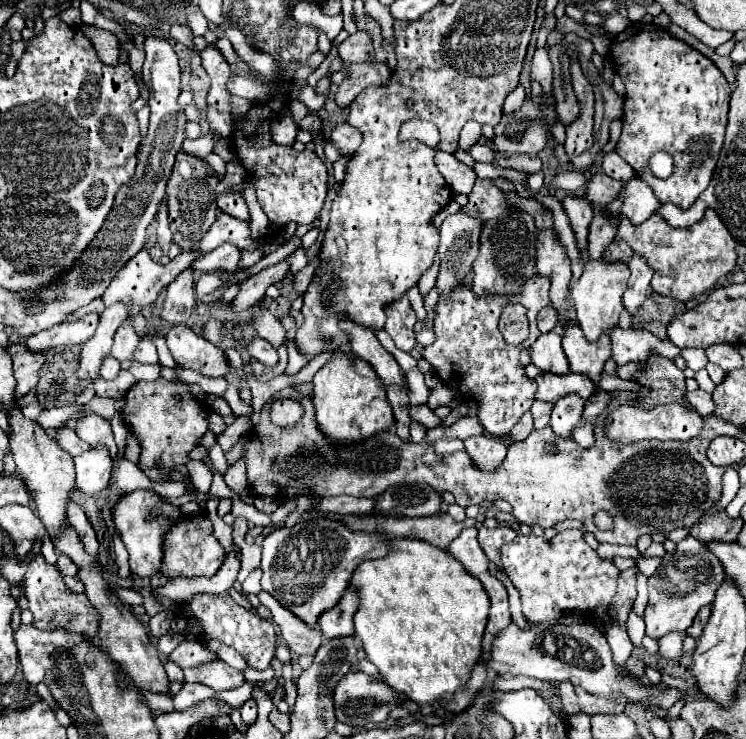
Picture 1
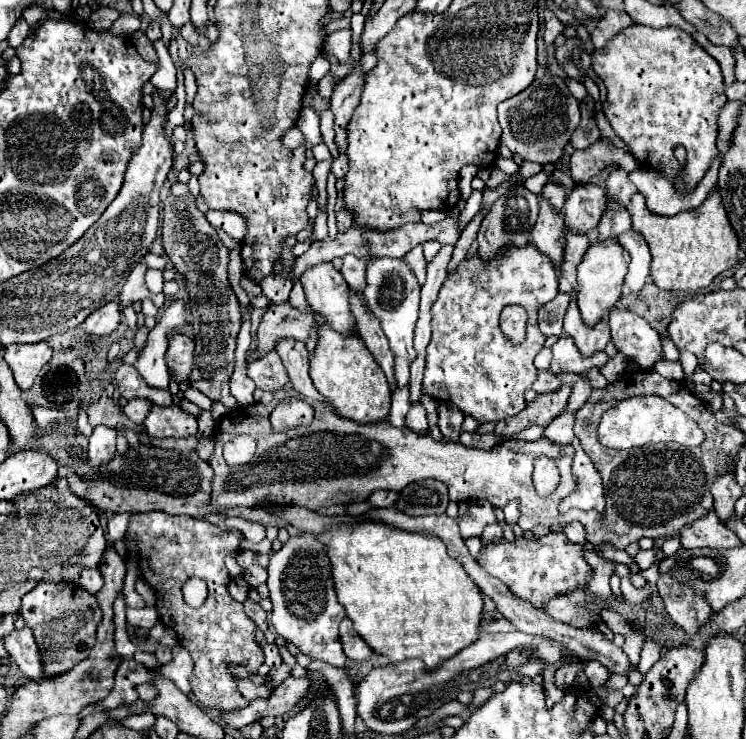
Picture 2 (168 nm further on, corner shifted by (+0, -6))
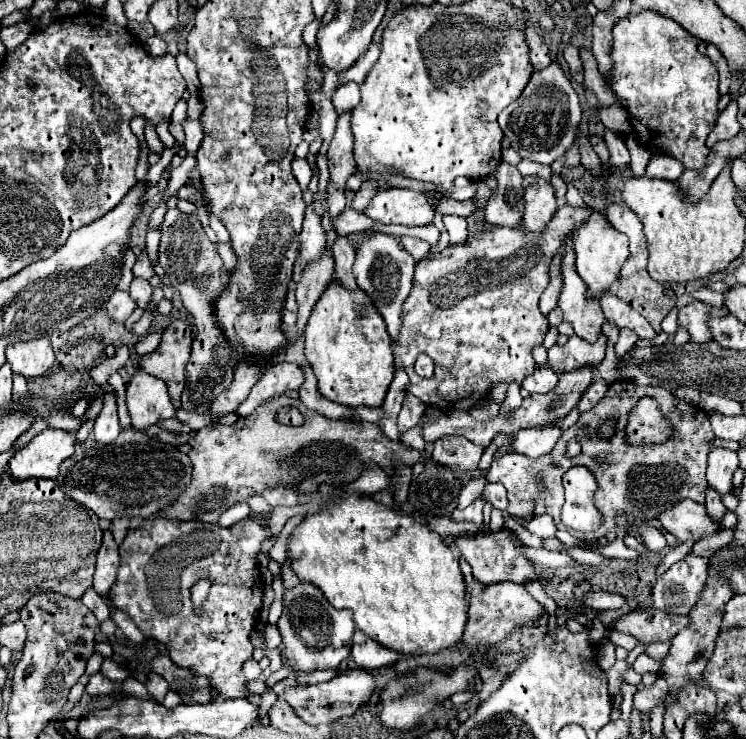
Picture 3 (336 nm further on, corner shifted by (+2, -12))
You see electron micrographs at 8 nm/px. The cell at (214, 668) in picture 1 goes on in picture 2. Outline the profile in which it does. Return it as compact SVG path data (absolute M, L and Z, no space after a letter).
M237 680L237 688L245 700L267 698L271 694L271 690L267 690L261 682L251 682L251 680Z

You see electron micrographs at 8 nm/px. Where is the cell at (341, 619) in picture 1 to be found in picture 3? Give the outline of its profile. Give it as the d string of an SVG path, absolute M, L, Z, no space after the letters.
M357 630L355 636L353 636L351 656L353 656L357 666L367 668L367 670L377 670L381 666L389 666L389 664L393 664L395 660L401 658L399 652L377 644L373 638L365 636L361 630Z

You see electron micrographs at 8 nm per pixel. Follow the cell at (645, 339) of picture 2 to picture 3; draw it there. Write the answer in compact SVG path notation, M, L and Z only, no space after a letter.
M611 290L603 292L599 300L601 300L601 308L605 312L605 318L611 320L613 324L617 324L617 328L631 328L639 334L639 338L647 338L647 340L653 340L657 336L657 332L651 328L651 324L639 312L633 312L633 308L627 302L613 296Z

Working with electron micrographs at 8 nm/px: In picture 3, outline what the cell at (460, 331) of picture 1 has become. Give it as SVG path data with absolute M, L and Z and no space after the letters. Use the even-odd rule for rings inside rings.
M565 204L555 212L553 220L547 222L543 232L529 232L521 226L487 228L467 236L463 244L447 246L437 254L425 254L425 258L421 258L415 266L413 290L401 312L403 328L393 344L395 368L409 376L407 392L443 412L471 410L485 400L495 384L521 382L529 376L529 372L537 366L531 356L531 348L543 342L549 328L547 318L539 312L539 298L549 282L549 260L561 248L561 240L589 218L589 212L591 208L587 206L573 208ZM421 352L435 360L433 378L421 378L413 370L413 364Z

